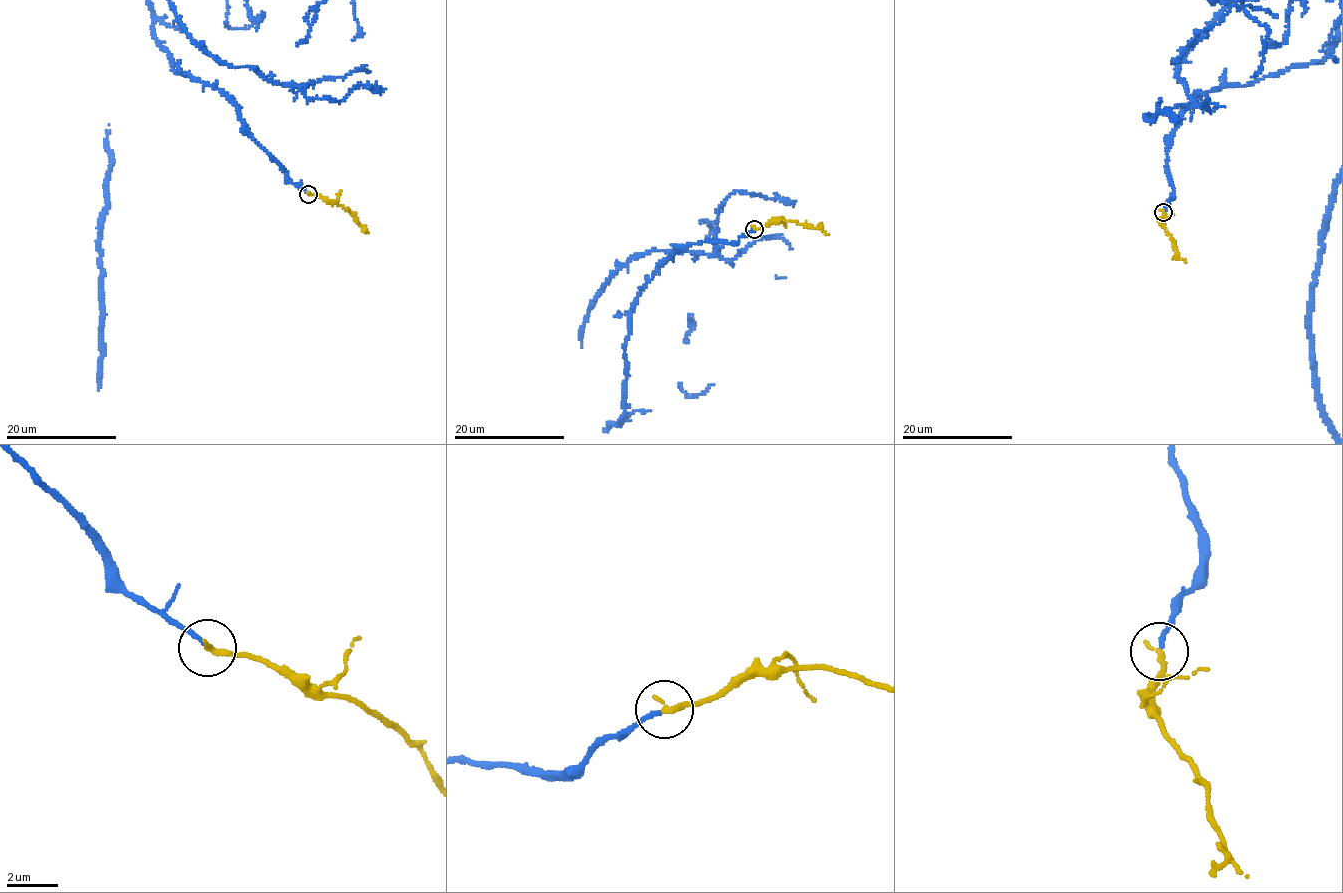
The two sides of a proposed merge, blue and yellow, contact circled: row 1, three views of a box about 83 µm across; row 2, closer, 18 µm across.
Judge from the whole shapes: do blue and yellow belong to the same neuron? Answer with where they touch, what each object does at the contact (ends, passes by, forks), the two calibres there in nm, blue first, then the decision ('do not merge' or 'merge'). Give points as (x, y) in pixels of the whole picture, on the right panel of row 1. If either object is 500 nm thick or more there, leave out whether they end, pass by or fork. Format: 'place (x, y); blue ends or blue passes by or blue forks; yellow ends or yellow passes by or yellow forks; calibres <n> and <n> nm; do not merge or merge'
place (1163, 212); blue ends; yellow ends; calibres 170 and 240 nm; merge

